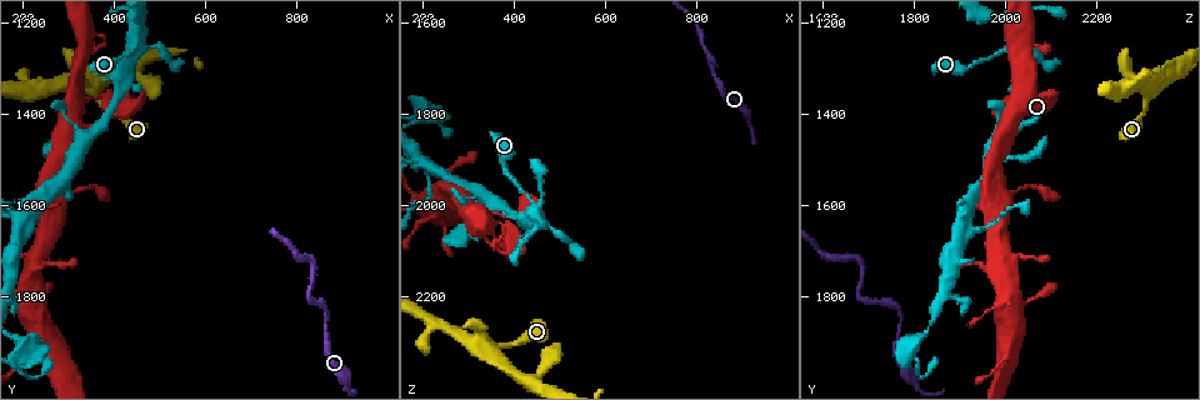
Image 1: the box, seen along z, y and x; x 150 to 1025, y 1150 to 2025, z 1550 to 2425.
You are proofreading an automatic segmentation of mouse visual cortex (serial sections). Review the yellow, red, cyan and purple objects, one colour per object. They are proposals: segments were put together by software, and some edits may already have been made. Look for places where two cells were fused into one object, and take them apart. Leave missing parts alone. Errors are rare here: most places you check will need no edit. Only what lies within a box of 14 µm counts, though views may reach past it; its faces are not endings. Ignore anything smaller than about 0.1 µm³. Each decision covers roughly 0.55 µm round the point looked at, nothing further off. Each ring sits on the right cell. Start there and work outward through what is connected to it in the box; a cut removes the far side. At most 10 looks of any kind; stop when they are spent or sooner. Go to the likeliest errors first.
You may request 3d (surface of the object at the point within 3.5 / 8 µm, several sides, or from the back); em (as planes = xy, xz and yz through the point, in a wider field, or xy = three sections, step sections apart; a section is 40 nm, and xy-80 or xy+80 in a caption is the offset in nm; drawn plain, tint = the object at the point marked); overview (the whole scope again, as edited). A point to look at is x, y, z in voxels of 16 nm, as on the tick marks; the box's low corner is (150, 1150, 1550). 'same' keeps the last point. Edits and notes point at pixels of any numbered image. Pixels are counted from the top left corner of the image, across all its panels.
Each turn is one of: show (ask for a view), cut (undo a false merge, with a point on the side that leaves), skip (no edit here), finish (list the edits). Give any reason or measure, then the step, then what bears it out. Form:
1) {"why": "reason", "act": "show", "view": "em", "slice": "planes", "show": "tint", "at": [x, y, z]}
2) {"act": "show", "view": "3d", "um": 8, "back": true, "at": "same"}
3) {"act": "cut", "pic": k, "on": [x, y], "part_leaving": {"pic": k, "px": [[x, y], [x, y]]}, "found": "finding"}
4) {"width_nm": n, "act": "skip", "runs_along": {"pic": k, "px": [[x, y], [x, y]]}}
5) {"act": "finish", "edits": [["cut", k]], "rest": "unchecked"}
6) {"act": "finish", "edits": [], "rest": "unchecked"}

{"why": "calibre changes", "act": "show", "view": "3d", "um": 3.5, "at": [865, 1825, 1765]}

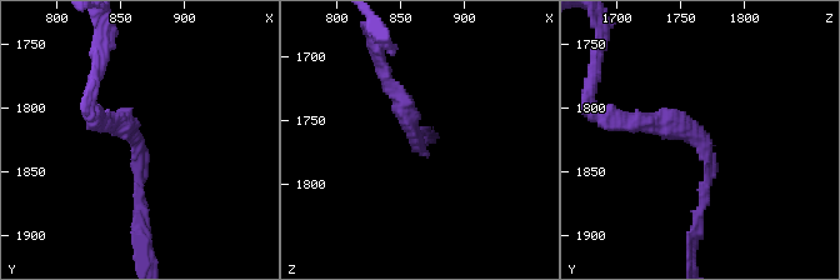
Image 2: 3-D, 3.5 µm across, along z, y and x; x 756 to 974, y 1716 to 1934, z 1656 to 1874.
{"arm_widths_nm": [150, 200], "act": "show", "view": "em", "slice": "xy", "step": 2, "show": "tint", "at": [864, 1822, 1764]}

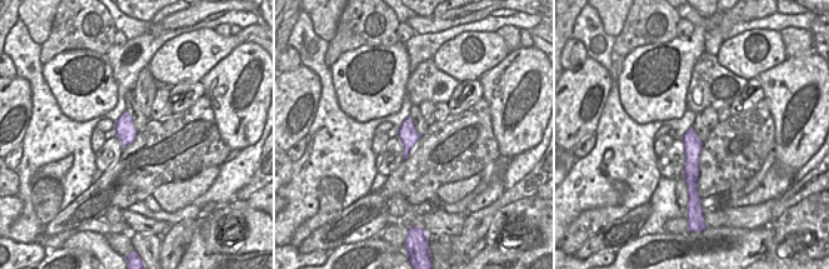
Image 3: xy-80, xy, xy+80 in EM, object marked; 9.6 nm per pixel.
{"why": "cut it another way", "act": "show", "view": "em", "slice": "planes", "show": "tint", "at": "same"}

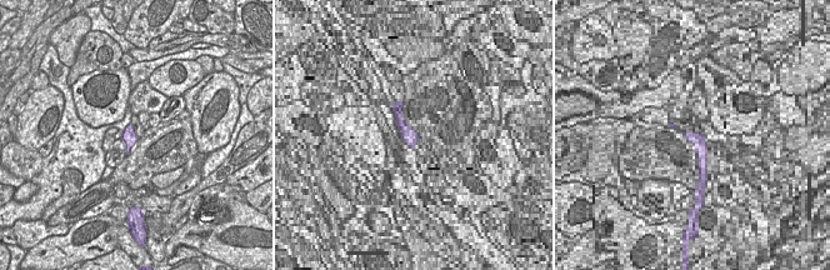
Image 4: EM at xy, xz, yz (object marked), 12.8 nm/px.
{"act": "skip", "runs_along": {"pic": 2, "px": [[140, 223], [136, 138], [105, 123]]}, "found": "continuous, no second cell"}

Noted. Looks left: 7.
{"why": "sharp bend", "act": "show", "view": "3d", "um": 3.5, "at": [840, 1735, 1690]}

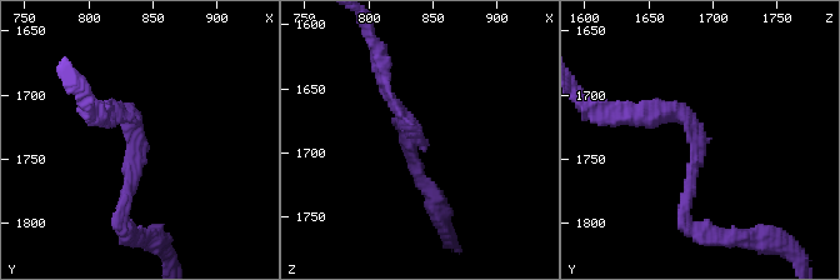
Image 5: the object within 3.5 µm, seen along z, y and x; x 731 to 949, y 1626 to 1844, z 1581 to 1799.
{"arm_widths_nm": [150, 150], "act": "show", "view": "em", "slice": "xy", "step": 2, "show": "tint", "at": [836, 1732, 1690]}

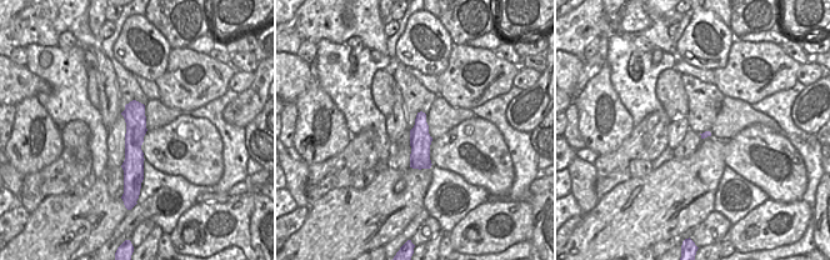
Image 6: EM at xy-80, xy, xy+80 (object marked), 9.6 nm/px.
{"act": "skip", "runs_along": {"pic": 5, "px": [[685, 210], [701, 138], [673, 110], [638, 115]]}, "found": "continuous, no second cell"}

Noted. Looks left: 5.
{"why": "thick turns thin", "act": "show", "view": "3d", "um": 3.5, "at": [220, 1655, 1950]}

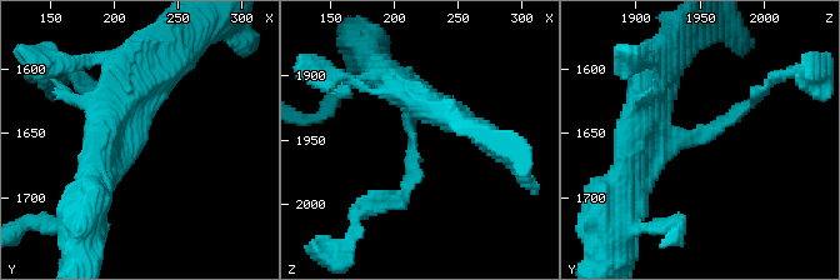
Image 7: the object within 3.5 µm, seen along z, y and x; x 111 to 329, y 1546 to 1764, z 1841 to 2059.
{"why": "need the tissue", "act": "show", "view": "em", "slice": "xy", "step": 3, "show": "tint", "at": [216, 1650, 1948]}

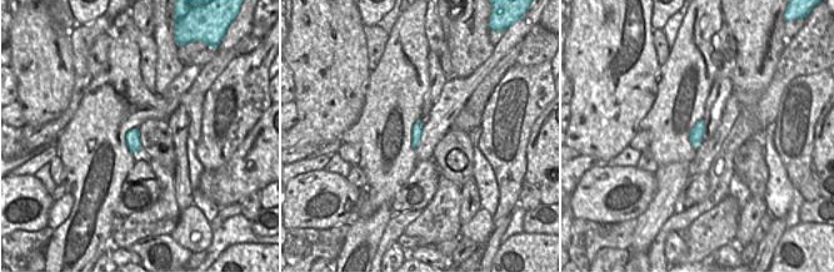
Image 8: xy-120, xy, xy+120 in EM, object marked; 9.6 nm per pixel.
{"arm_widths_nm": [150, 400], "act": "skip", "found": "all the same cell"}

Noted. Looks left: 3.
{"why": "arms part here", "act": "show", "view": "3d", "um": 3.5, "at": [360, 1360, 2305]}

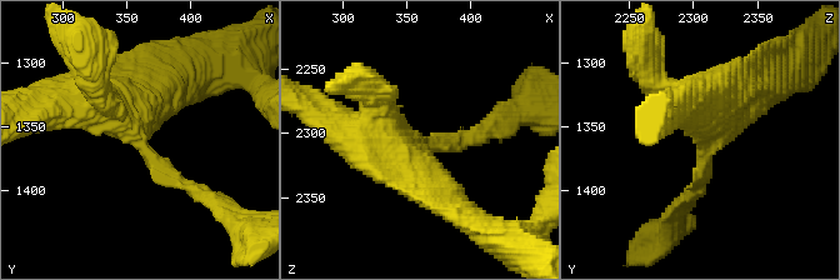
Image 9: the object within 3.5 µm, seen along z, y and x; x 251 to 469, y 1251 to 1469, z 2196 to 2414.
{"arms": 4, "arm_widths_nm": [200, 450, 500, 600], "act": "show", "view": "em", "slice": "planes", "show": "tint", "at": [358, 1356, 2312]}

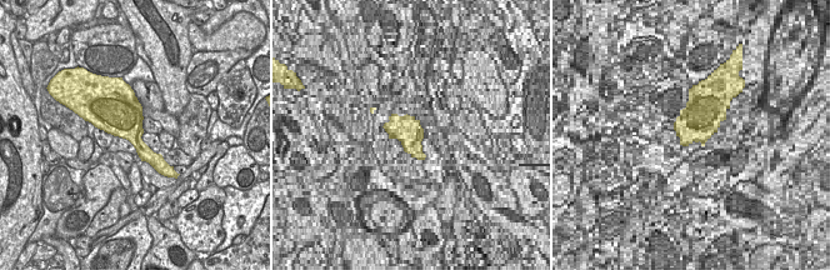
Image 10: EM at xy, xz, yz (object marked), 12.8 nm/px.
{"act": "show", "view": "em", "slice": "xy", "step": 3, "show": "tint", "at": "same"}

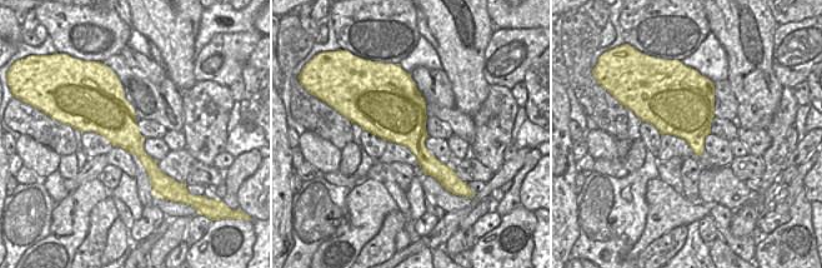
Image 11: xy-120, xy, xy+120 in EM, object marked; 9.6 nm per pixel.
{"act": "skip", "runs_along": {"pic": 9, "px": [[695, 191], [704, 138], [761, 84]]}, "found": "continuous, no second cell"}

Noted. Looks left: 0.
{"act": "finish", "edits": [], "rest": "unchecked"}

